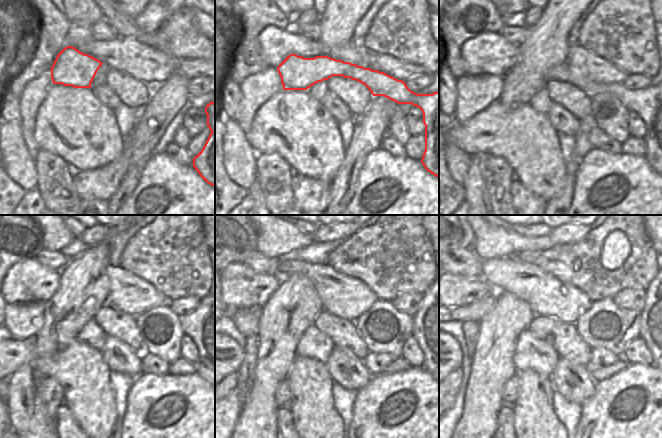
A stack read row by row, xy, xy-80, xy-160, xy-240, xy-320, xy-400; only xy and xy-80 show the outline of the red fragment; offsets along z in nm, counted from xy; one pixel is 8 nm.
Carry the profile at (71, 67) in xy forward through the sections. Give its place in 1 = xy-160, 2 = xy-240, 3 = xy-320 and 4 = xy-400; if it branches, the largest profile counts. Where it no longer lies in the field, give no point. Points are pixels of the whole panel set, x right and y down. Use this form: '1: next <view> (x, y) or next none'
1: next xy-160 (642, 102)
2: next xy-240 (194, 325)
3: next xy-320 (418, 333)
4: next xy-400 (642, 334)

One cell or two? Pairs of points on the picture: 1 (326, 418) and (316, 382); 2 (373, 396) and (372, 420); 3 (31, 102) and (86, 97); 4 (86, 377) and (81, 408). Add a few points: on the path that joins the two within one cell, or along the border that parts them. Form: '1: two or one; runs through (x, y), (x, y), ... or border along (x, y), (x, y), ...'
1: one; runs through (317, 409), (316, 391)
2: one; runs through (373, 402), (373, 414)
3: two; border along (52, 83), (37, 111), (34, 123)
4: one; runs through (86, 385), (86, 400)

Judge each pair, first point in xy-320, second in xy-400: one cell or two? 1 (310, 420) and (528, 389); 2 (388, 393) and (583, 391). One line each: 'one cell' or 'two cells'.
1: one cell
2: two cells

